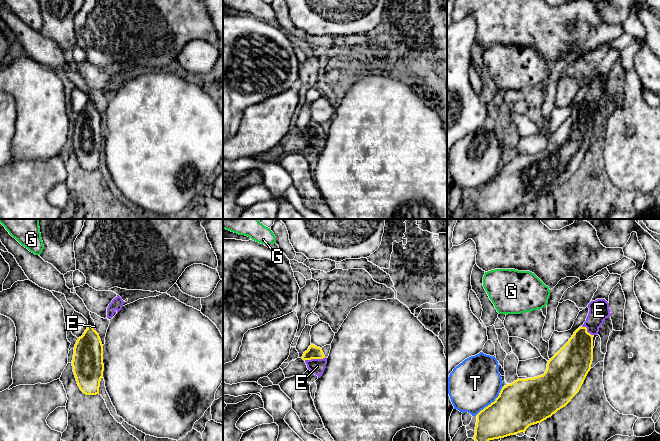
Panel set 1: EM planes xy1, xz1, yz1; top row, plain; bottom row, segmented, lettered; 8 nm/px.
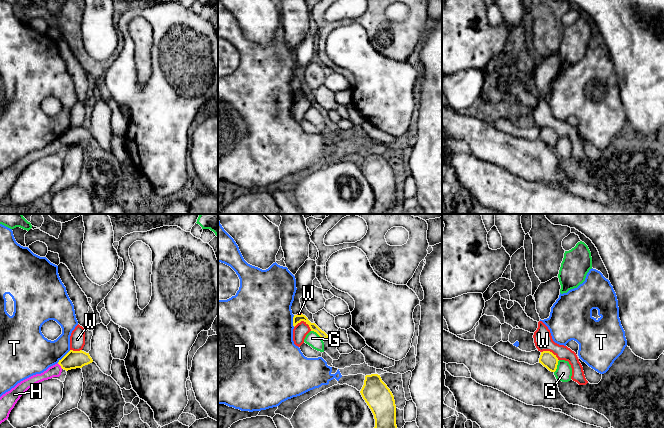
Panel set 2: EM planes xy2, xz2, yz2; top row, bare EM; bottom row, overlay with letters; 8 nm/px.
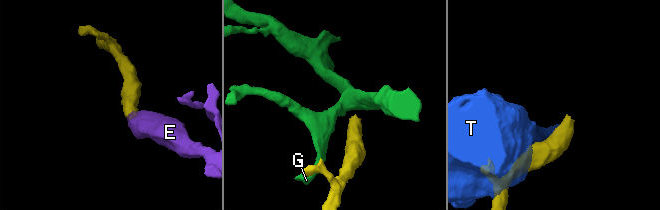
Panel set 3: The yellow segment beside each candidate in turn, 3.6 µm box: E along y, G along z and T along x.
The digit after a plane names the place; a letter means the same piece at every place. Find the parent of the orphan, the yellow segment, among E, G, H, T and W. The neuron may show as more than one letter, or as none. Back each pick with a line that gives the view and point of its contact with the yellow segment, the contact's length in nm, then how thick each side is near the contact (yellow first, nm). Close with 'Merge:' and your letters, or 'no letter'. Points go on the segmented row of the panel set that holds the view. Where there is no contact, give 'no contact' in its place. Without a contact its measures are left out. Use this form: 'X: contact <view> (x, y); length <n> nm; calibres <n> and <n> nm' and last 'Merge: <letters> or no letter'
E: contact xz1 (314, 358); length 180 nm; calibres 110 and 120 nm
Merge: E

